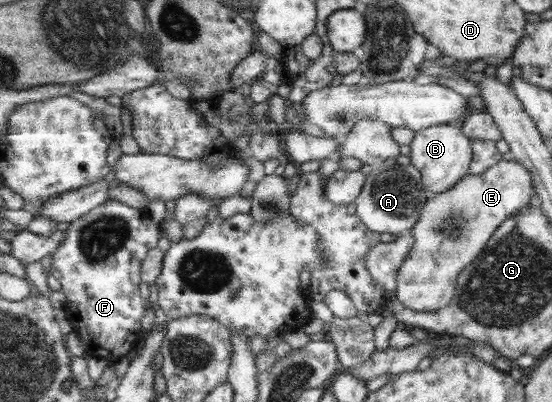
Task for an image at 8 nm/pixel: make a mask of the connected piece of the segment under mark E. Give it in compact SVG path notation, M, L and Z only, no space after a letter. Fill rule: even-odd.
M504 159L483 174L465 175L450 190L437 193L430 198L424 206L423 213L420 214L419 221L411 229L410 234L415 239L414 246L398 271L396 296L398 303L403 307L422 312L438 311L450 305L456 296L456 285L458 285L460 273L470 266L478 255L482 254L488 241L492 239L492 235L504 221L528 207L533 194L536 194L536 187L531 171L514 159Z

